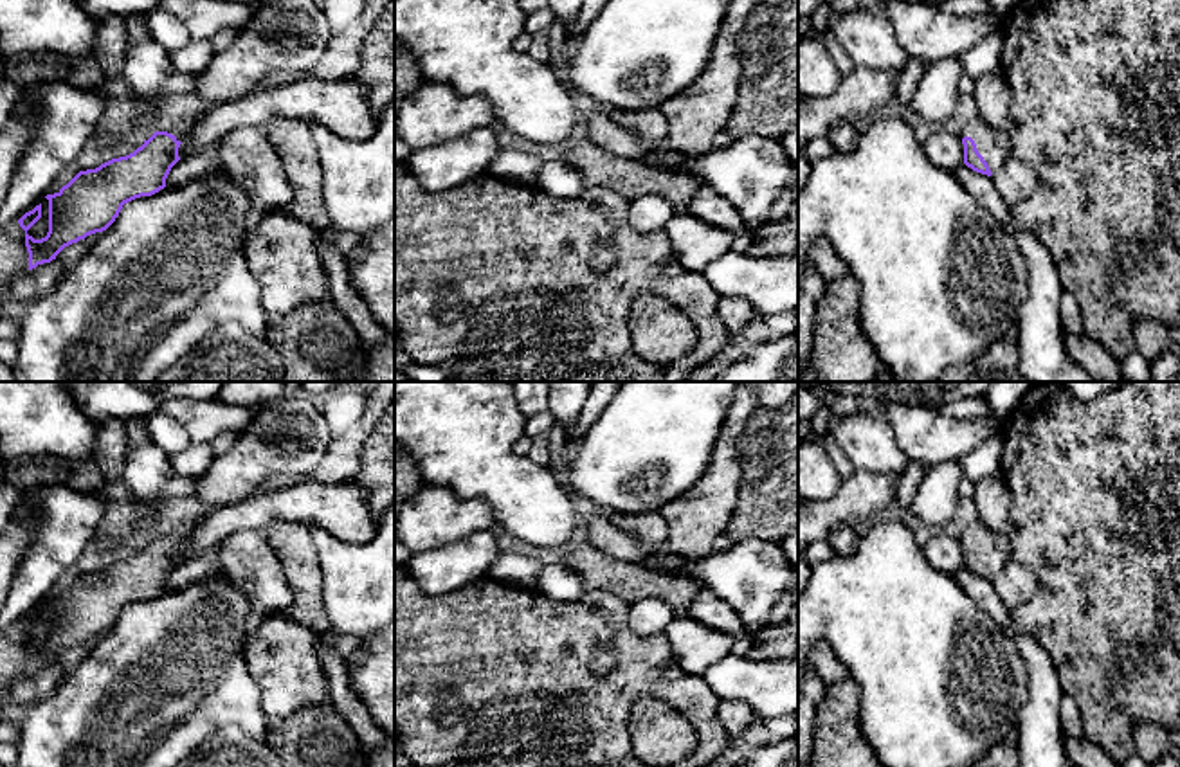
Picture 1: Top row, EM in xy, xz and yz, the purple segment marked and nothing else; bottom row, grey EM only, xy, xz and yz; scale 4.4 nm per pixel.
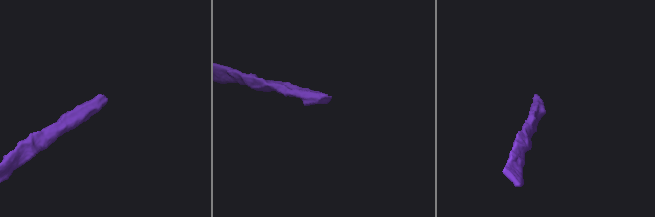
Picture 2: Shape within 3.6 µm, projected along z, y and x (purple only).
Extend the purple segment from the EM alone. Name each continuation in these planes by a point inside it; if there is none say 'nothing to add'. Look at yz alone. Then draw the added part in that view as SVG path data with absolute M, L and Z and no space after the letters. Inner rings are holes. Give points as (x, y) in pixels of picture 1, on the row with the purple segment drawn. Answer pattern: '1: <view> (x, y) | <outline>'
1: yz (993, 144) | M980 115L966 122L960 137L971 137L975 140L978 153L993 175L1012 157L1009 135L1002 130L994 130Z

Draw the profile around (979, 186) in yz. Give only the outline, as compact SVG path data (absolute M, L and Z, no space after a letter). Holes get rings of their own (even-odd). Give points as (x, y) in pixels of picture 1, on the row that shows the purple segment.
M958 166L955 171L964 189L987 209L1000 223L1009 225L1009 205L1000 198L991 176Z

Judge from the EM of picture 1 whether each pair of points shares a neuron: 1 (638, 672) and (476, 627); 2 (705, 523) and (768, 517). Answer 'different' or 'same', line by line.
1: same
2: different

